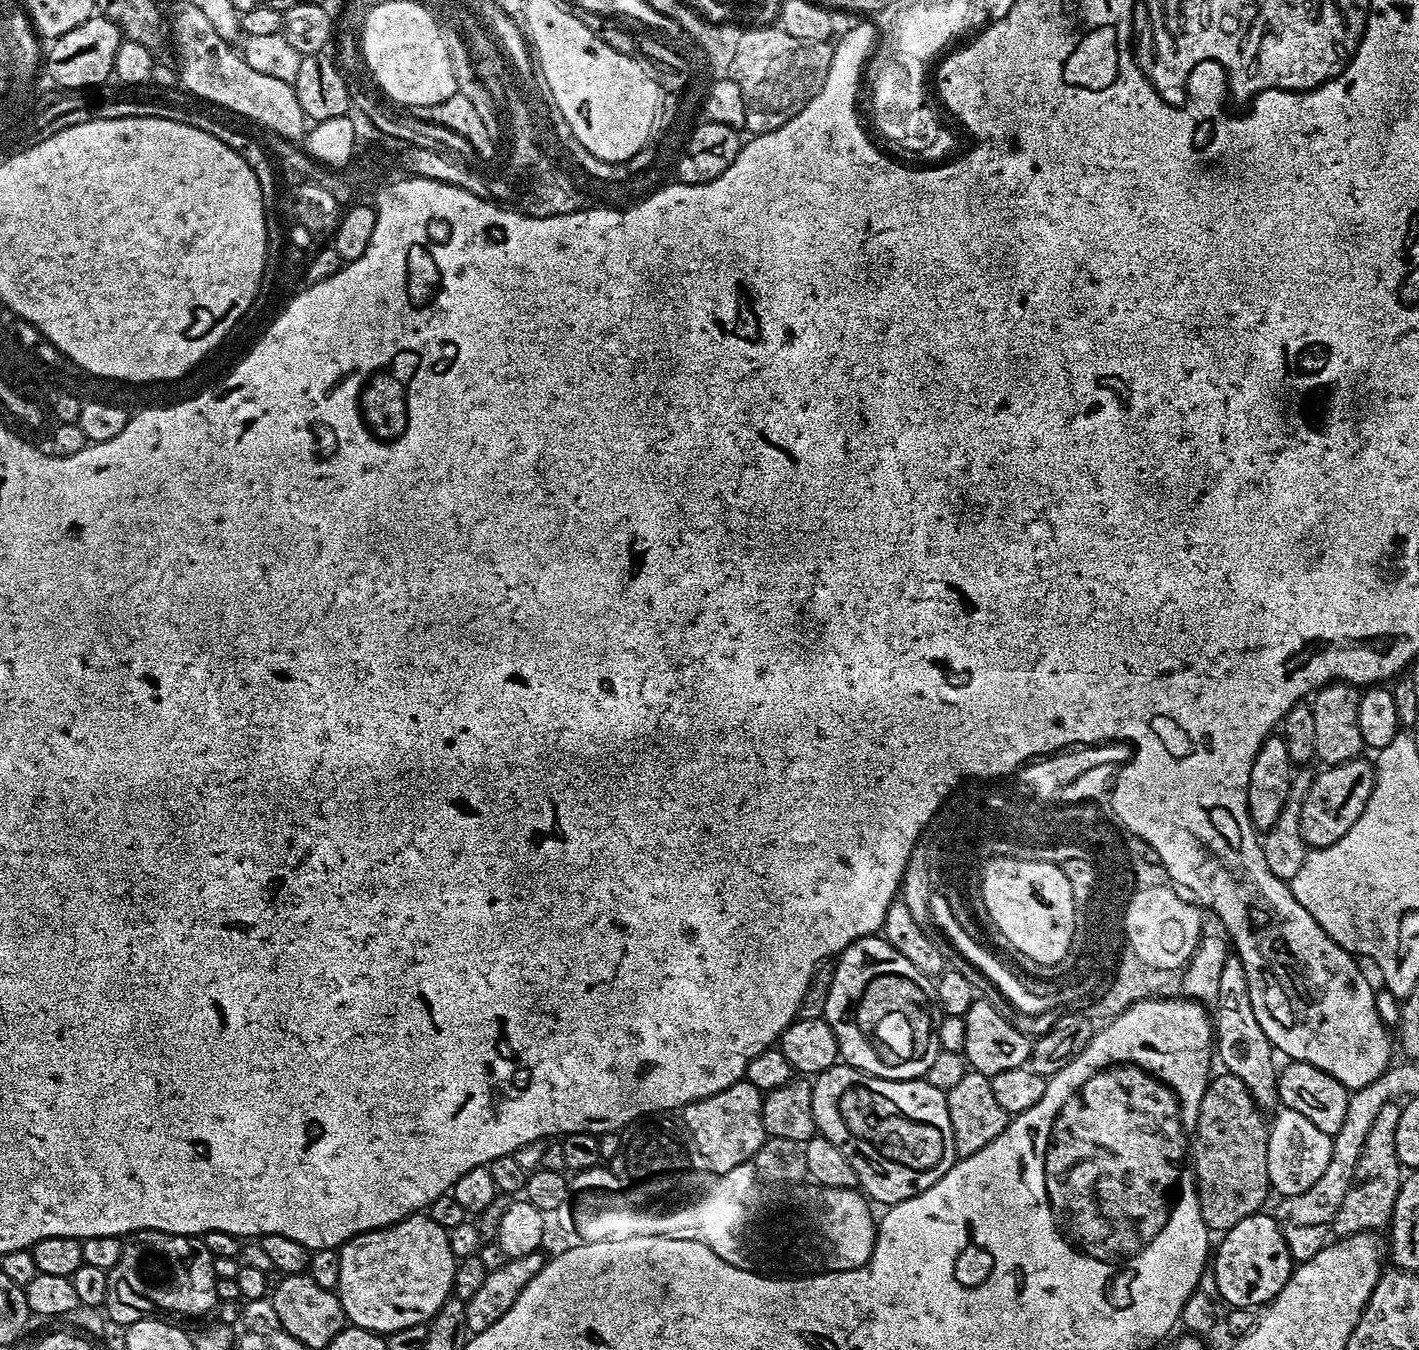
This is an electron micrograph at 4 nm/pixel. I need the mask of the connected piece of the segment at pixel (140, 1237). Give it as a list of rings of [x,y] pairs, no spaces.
[[[158,1230],[132,1232],[123,1237],[122,1258],[114,1266],[108,1282],[127,1286],[133,1297],[141,1296],[148,1304],[164,1312],[189,1312],[192,1316],[211,1313],[216,1299],[216,1275],[210,1250],[199,1236],[179,1236]]]

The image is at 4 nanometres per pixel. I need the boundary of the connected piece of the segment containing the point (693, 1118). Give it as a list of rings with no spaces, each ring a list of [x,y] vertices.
[[[743,1079],[718,1094],[710,1094],[710,1098],[688,1104],[682,1110],[682,1124],[696,1147],[696,1153],[717,1177],[751,1160],[764,1145],[766,1133],[762,1126],[763,1101],[764,1097],[758,1089]]]

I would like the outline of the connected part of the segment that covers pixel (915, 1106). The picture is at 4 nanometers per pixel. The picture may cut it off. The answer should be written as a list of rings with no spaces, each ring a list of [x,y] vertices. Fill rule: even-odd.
[[[838,1062],[815,1077],[812,1093],[819,1135],[825,1136],[838,1148],[846,1164],[857,1175],[863,1195],[877,1205],[891,1206],[906,1198],[914,1198],[918,1193],[934,1186],[934,1182],[941,1180],[958,1159],[954,1150],[954,1134],[950,1130],[947,1095],[930,1086],[927,1078],[883,1080],[877,1076],[867,1076],[865,1072]]]

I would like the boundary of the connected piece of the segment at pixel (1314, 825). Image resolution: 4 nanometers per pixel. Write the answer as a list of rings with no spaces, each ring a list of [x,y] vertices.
[[[1357,758],[1345,764],[1334,764],[1325,767],[1324,772],[1316,772],[1309,786],[1309,792],[1301,803],[1301,834],[1309,849],[1325,848],[1358,822],[1362,810],[1366,810],[1366,802],[1376,784],[1376,769],[1364,758]]]

